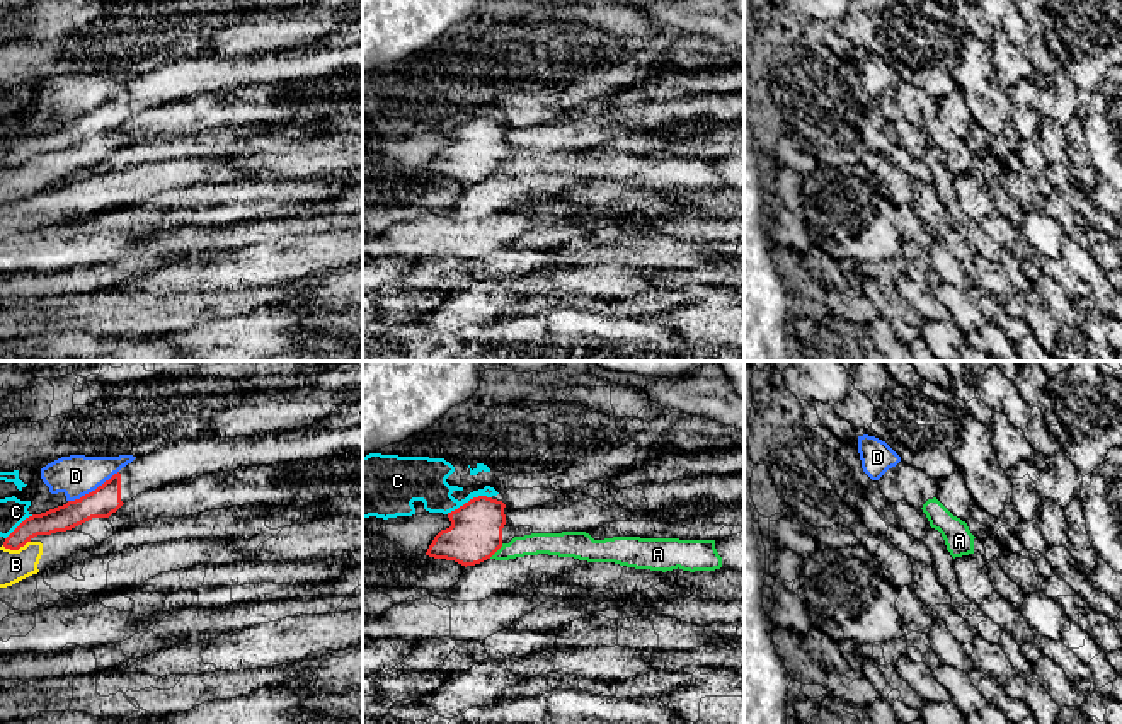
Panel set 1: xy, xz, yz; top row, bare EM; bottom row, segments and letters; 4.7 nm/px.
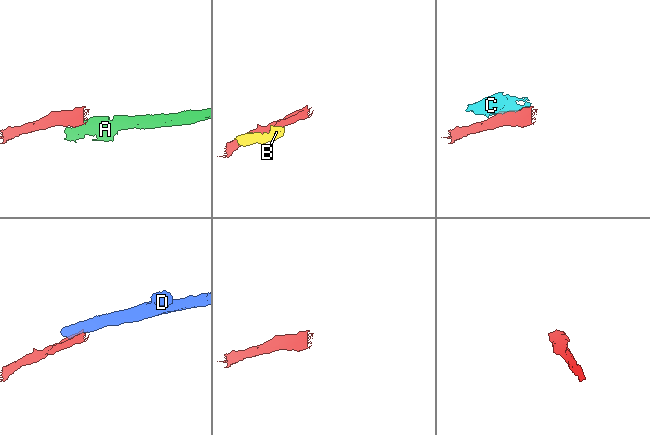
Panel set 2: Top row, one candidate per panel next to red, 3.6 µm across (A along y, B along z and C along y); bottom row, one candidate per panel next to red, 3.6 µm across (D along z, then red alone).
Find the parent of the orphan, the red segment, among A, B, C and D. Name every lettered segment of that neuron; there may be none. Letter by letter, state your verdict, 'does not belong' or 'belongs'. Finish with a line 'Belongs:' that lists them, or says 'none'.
A: does not belong
B: does not belong
C: does not belong
D: does not belong
Belongs: none

